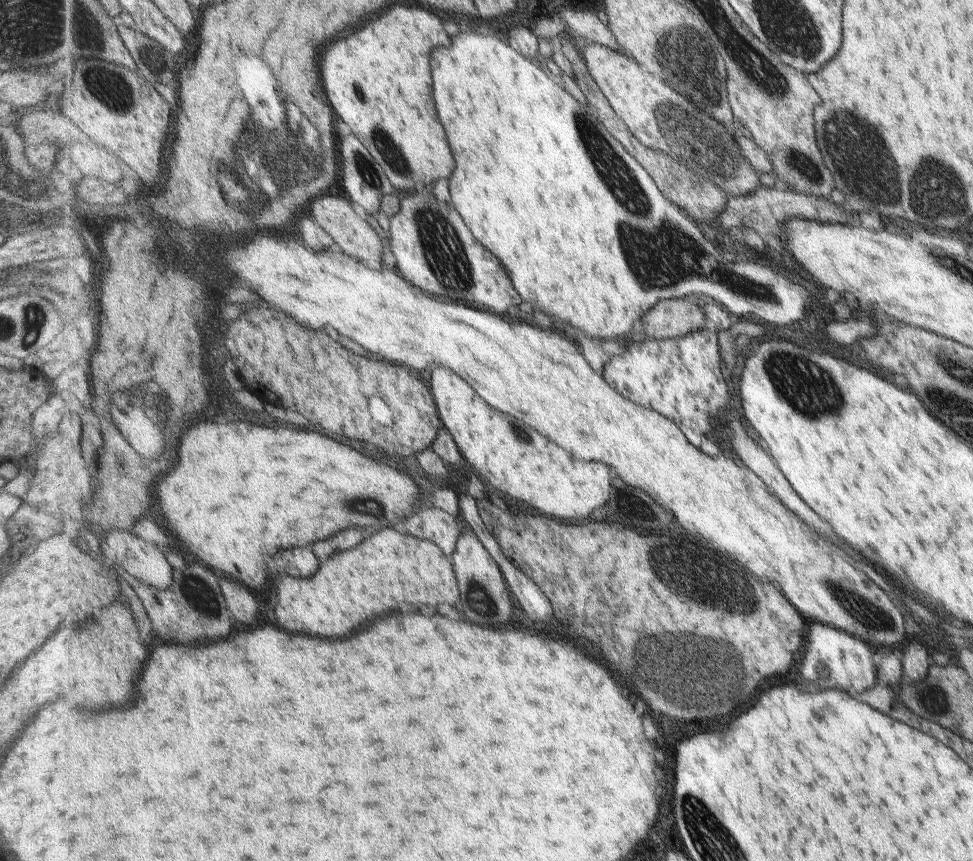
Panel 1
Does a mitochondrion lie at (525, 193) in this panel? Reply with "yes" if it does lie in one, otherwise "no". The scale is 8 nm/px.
no

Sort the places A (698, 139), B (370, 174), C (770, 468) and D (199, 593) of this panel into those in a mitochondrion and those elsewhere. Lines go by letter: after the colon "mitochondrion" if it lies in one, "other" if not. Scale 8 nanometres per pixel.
A: mitochondrion
B: mitochondrion
C: other
D: mitochondrion

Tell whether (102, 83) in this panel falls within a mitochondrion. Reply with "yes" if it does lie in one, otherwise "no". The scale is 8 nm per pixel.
yes

